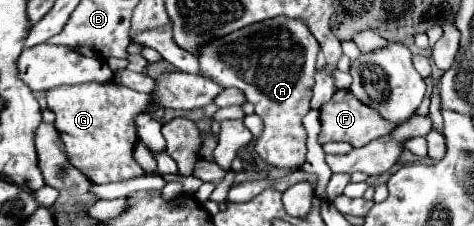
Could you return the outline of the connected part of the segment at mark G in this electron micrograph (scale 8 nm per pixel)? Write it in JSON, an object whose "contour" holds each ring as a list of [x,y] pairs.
{"contour":[[[118,81],[84,83],[72,87],[56,87],[46,91],[48,109],[56,115],[56,129],[66,149],[68,161],[80,169],[92,183],[124,181],[146,175],[132,159],[134,143],[138,141],[134,117],[148,107],[148,95],[132,91]]]}

